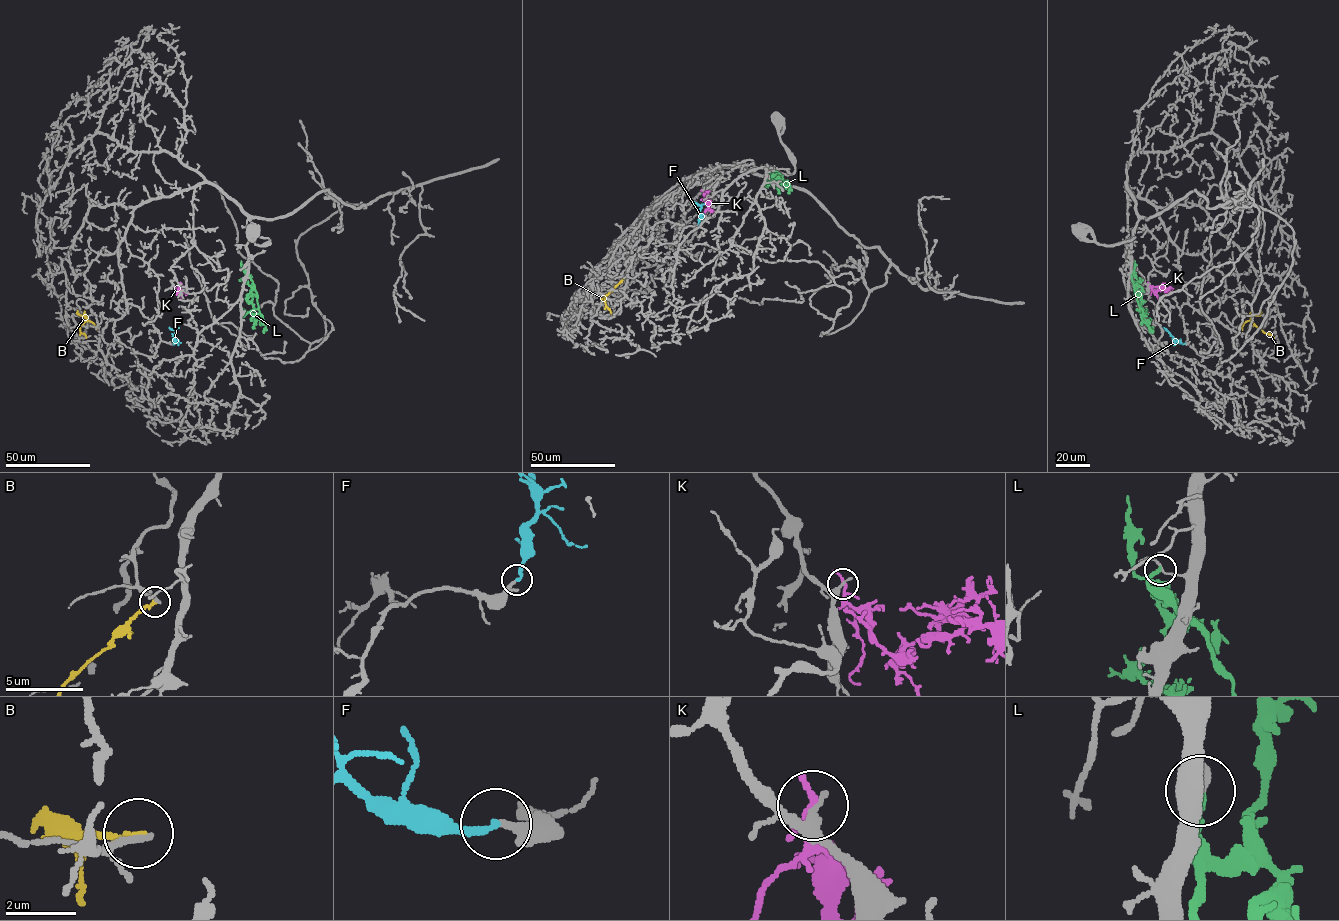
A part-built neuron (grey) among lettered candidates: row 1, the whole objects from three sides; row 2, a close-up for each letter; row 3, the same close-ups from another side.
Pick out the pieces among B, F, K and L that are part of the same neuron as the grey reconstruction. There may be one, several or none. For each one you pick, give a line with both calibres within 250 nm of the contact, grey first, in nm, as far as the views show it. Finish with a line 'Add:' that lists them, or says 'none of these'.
F: 150 nm thick on the grey side, 220 nm on the other
Add: F

